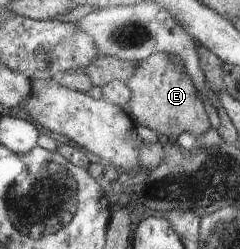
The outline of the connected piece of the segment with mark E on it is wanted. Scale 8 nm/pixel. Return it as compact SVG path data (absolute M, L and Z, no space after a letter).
M156 53L141 61L135 75L126 81L131 88L132 98L129 113L136 123L154 130L157 134L166 135L170 140L181 133L189 133L194 138L211 129L209 113L203 99L197 93L194 79L187 71L173 63L168 53Z

